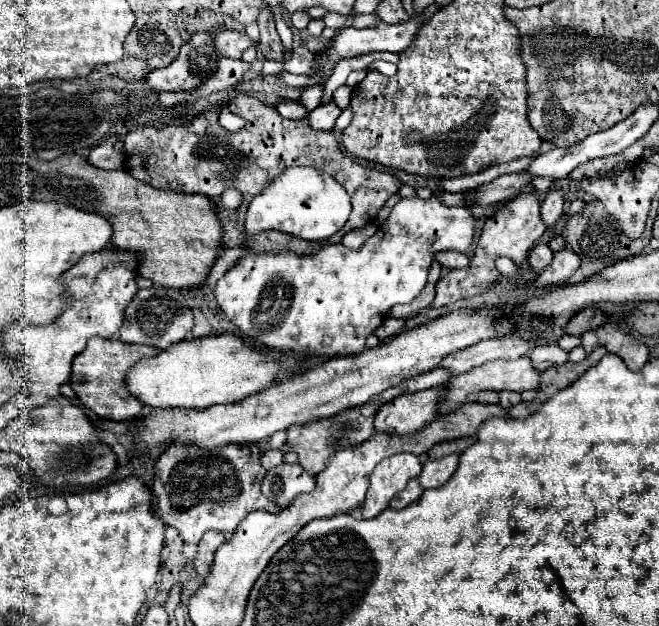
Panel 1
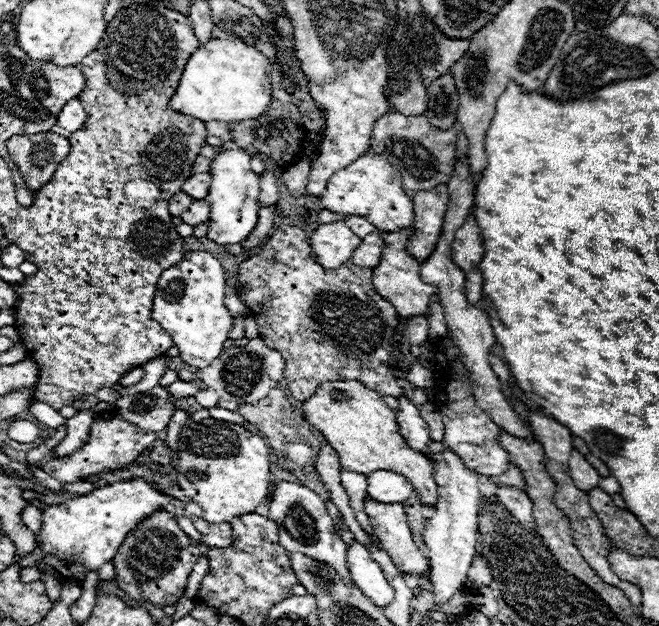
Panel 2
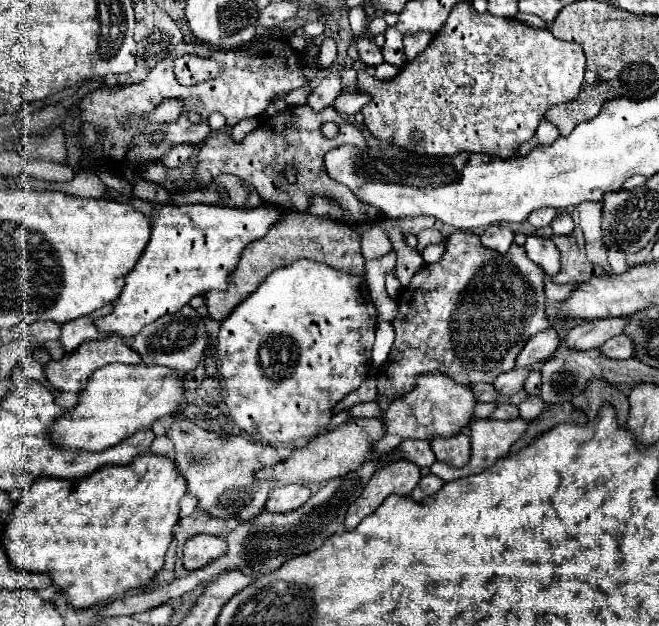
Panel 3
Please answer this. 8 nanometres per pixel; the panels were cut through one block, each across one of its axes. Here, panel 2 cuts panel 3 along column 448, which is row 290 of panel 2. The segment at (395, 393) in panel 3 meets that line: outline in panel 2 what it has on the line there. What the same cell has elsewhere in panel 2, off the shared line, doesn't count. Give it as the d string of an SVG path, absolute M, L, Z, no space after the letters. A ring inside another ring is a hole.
M278 226L258 254L252 254L238 268L236 294L252 310L260 338L266 346L278 350L286 358L286 386L298 402L314 396L322 382L358 380L380 396L402 396L402 388L392 376L392 368L400 362L400 350L394 340L398 314L394 306L382 298L372 284L372 268L360 268L352 262L340 268L322 268L312 254L308 236L296 226Z

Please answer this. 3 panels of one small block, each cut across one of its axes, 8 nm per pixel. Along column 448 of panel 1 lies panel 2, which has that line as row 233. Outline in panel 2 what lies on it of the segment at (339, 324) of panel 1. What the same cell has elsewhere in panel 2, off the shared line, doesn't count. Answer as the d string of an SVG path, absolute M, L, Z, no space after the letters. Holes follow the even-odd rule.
M222 148L210 164L210 192L206 202L210 204L210 226L208 238L216 244L238 244L256 226L258 220L258 176L250 168L250 156L244 150Z

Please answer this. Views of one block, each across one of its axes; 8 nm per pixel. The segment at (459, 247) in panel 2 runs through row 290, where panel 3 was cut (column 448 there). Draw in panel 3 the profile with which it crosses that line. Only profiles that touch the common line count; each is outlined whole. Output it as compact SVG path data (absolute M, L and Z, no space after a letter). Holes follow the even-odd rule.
M522 418L516 420L476 420L470 424L470 438L472 438L472 458L462 468L450 468L446 464L434 462L430 472L442 478L444 482L452 482L458 478L466 478L472 474L480 474L498 458L508 456L510 446L526 432L528 422Z

